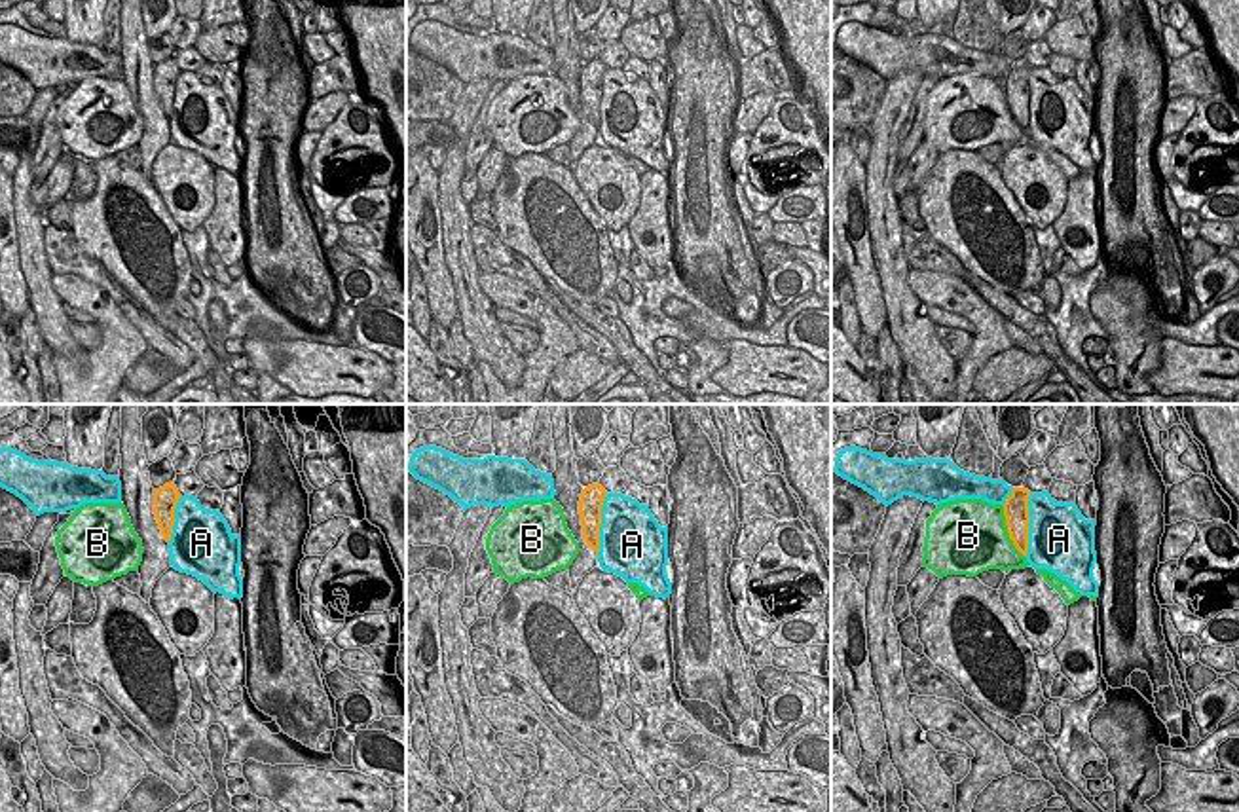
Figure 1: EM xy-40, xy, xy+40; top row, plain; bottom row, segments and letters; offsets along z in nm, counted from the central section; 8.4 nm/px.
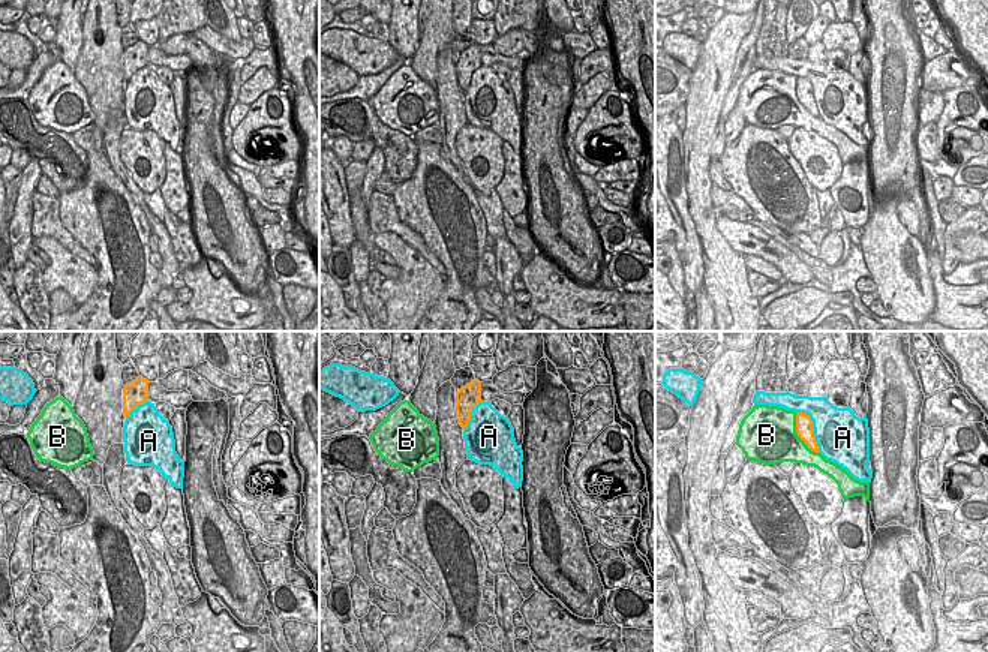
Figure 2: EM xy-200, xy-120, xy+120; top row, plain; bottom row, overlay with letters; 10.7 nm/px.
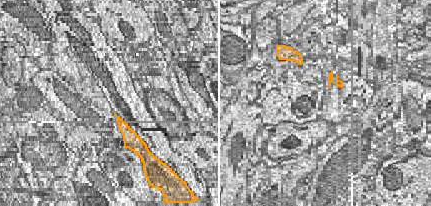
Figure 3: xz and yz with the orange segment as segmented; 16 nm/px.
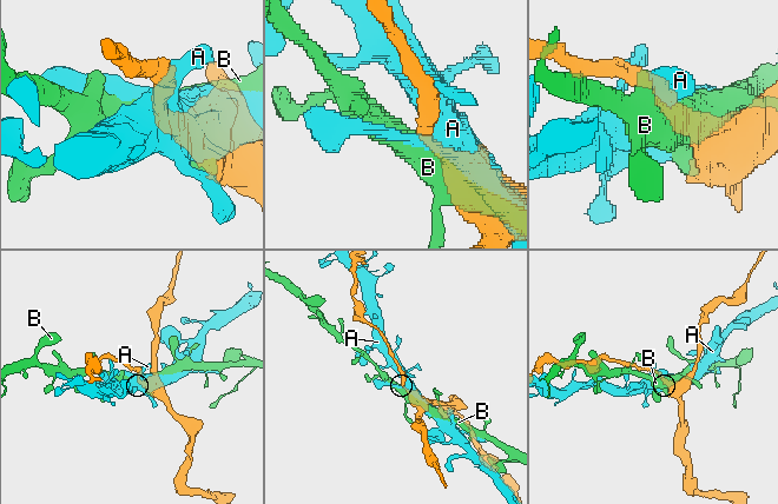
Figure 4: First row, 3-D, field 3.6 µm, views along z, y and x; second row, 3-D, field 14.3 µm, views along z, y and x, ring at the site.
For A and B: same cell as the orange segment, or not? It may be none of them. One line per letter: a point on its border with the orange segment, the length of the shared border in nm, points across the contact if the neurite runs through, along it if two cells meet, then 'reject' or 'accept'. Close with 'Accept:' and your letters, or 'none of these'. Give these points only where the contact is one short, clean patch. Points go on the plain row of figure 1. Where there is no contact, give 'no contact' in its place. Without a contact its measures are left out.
A: meets orange in xy+40 at (1027, 101); contact 550 nm long; reject
B: meets orange in xy+40 at (1008, 107); contact 480 nm long; reject
Accept: none of these

